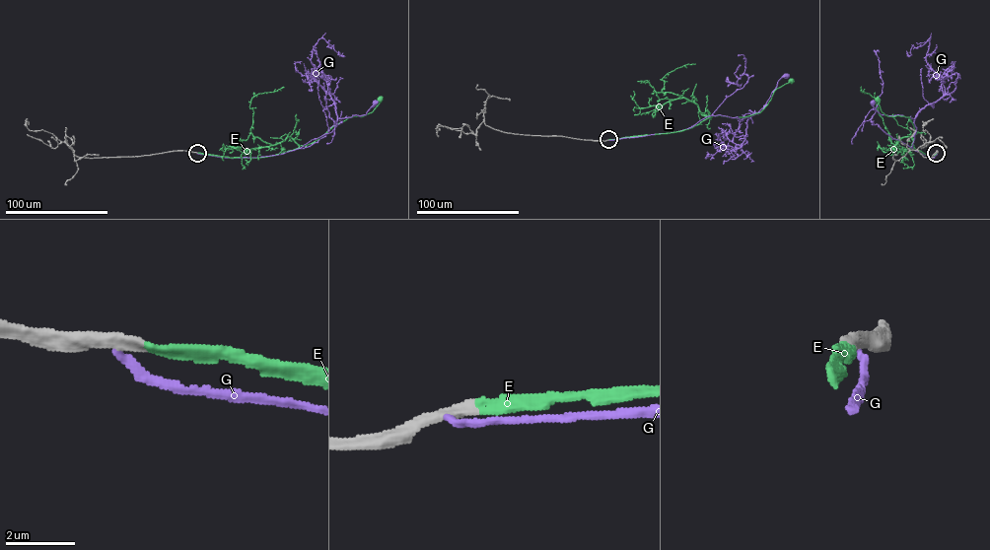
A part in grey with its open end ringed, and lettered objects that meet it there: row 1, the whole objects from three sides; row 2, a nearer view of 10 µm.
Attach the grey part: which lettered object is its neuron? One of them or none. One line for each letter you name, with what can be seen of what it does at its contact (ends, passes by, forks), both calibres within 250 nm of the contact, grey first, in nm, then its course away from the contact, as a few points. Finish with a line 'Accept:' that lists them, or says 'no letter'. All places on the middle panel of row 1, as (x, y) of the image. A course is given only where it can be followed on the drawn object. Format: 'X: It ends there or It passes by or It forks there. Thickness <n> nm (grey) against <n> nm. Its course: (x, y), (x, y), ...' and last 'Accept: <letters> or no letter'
E: It ends there. Thickness 340 nm (grey) against 260 nm. Its course: (608, 140), (683, 131), (712, 115), (743, 117), (759, 113), (773, 93), (791, 80)
Accept: E

